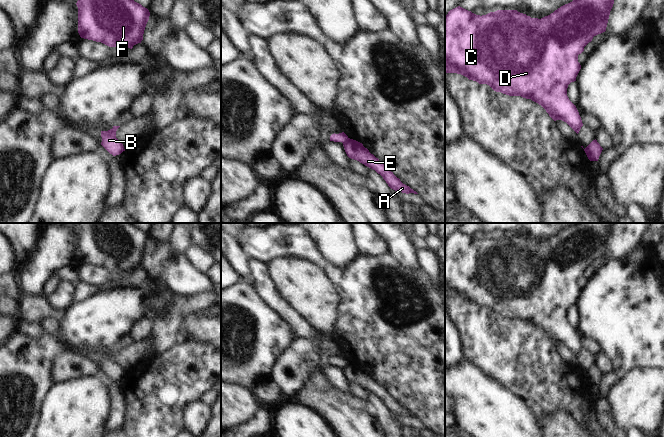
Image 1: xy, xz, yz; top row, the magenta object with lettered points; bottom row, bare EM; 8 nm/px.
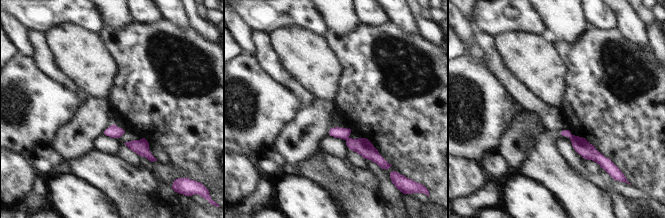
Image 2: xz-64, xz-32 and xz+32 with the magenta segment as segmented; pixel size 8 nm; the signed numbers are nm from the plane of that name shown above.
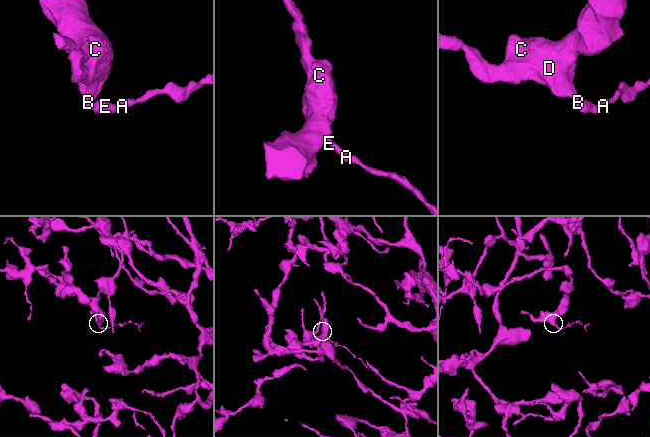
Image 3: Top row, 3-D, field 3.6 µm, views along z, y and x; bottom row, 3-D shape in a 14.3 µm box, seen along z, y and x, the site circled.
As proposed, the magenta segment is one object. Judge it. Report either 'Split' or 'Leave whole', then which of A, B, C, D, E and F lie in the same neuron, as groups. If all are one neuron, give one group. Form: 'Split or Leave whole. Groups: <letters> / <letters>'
Split. Groups: A E / B C D F.

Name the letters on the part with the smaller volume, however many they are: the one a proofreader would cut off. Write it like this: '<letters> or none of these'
A, E

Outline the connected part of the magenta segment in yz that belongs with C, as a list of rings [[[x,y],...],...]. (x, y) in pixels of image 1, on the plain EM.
[[[575,223],[541,243],[531,242],[517,234],[497,234],[480,240],[458,230],[450,234],[445,240],[445,297],[461,298],[469,304],[476,305],[479,308],[489,309],[496,316],[501,316],[509,320],[521,320],[526,323],[531,323],[541,329],[554,345],[562,344],[566,346],[578,358],[583,347],[576,330],[567,320],[567,312],[571,306],[576,305],[576,301],[581,293],[581,289],[578,286],[578,279],[584,275],[584,271],[592,265],[594,260],[606,255],[614,224],[615,223]]]

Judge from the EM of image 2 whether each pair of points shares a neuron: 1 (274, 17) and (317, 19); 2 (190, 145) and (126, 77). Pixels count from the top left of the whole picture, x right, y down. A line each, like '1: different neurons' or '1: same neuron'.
1: same neuron
2: same neuron

